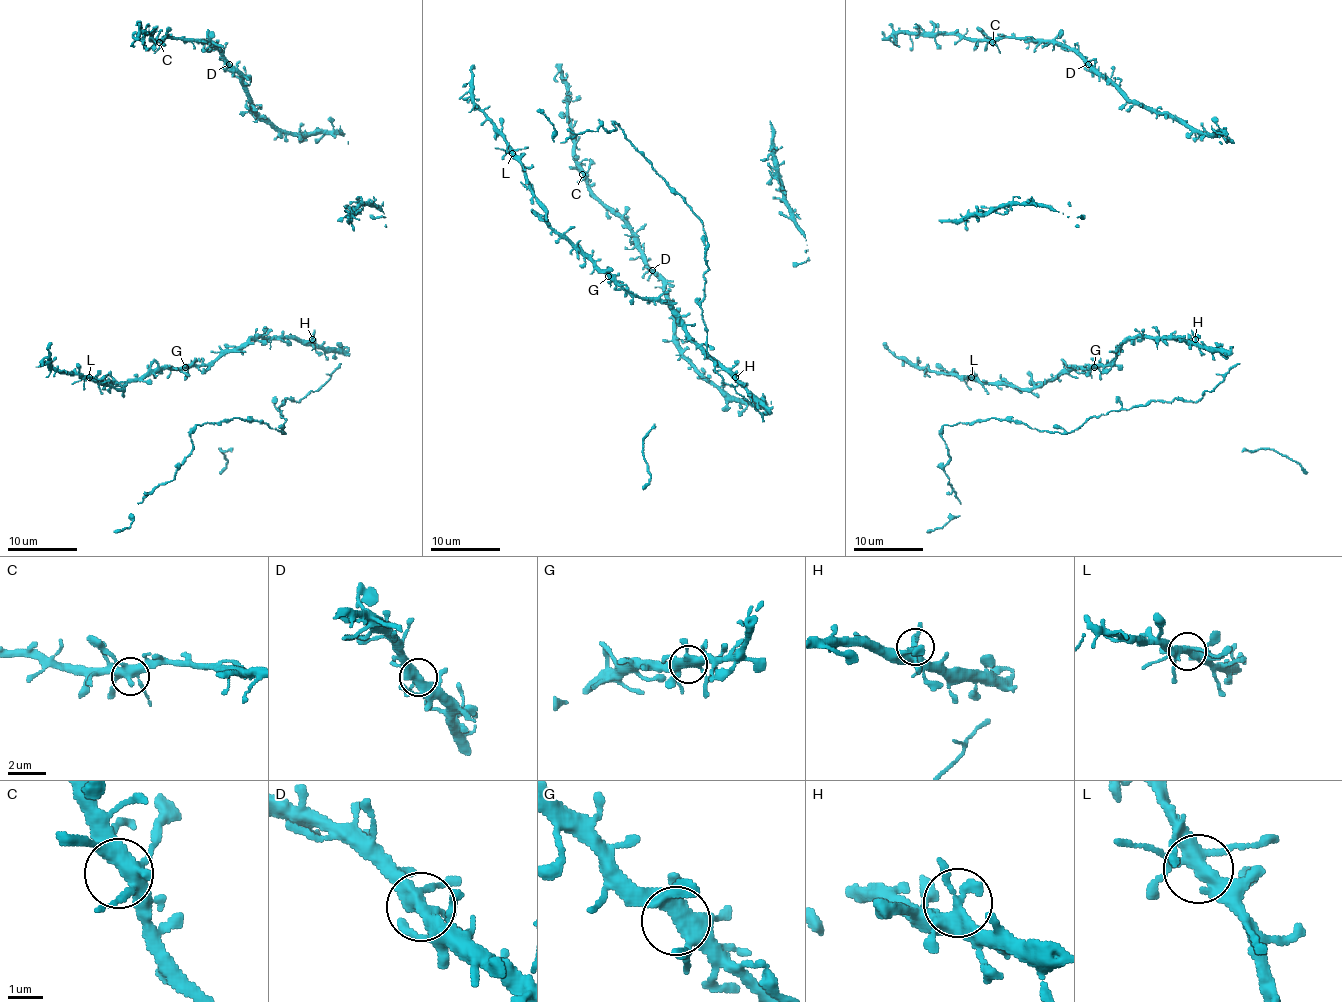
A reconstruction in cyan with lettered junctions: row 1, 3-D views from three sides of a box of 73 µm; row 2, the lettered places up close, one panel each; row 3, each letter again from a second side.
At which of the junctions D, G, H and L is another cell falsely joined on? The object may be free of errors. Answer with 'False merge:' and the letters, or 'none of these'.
False merge: none of these

